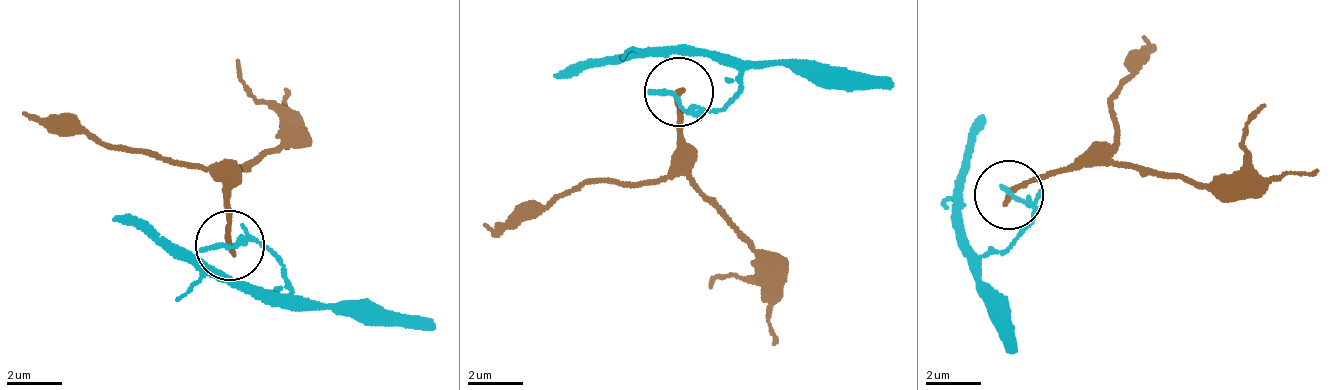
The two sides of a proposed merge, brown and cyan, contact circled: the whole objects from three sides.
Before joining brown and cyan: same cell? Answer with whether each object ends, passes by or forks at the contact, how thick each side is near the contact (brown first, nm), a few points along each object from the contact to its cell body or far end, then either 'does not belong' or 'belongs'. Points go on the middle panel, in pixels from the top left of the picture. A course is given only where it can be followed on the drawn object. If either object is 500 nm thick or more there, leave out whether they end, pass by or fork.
brown ends; cyan ends; calibres 220 and 190 nm; course brown (680, 90), (677, 115), (688, 187), (757, 254), (775, 344); course cyan (673, 91), (687, 109), (715, 110), (740, 87), (740, 67), (648, 52), (551, 76); does not belong

